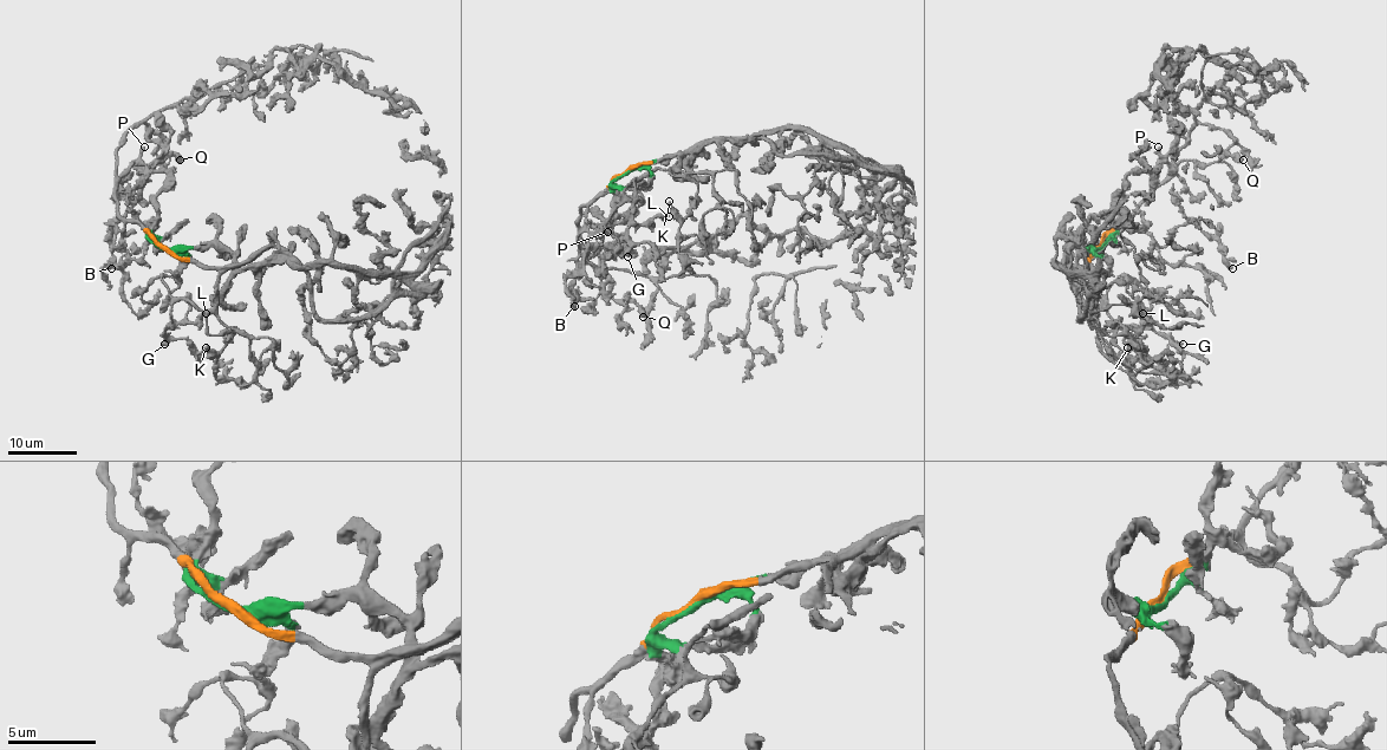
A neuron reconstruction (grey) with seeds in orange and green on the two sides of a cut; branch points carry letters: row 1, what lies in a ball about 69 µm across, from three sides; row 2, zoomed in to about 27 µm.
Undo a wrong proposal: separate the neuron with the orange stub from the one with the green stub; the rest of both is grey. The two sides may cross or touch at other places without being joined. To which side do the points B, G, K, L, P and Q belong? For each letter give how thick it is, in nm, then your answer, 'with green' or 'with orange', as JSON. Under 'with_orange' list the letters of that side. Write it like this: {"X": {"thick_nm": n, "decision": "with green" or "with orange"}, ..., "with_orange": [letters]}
{"B": {"thick_nm": 360, "decision": "with orange"}, "G": {"thick_nm": 400, "decision": "with orange"}, "K": {"thick_nm": 300, "decision": "with orange"}, "L": {"thick_nm": 360, "decision": "with orange"}, "P": {"thick_nm": 320, "decision": "with green"}, "Q": {"thick_nm": 550, "decision": "with orange"}, "with_orange": ["B", "G", "K", "L", "Q"]}

